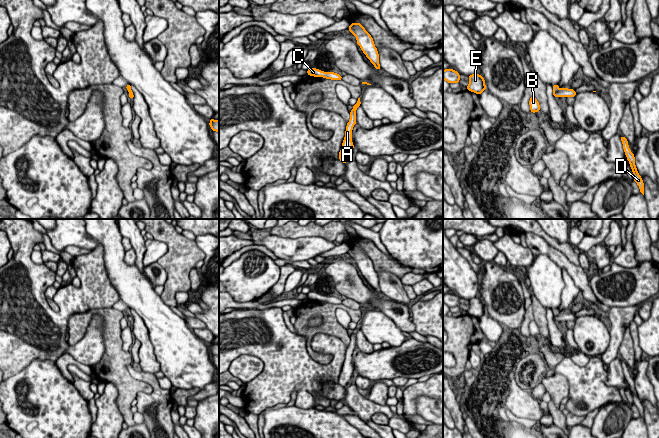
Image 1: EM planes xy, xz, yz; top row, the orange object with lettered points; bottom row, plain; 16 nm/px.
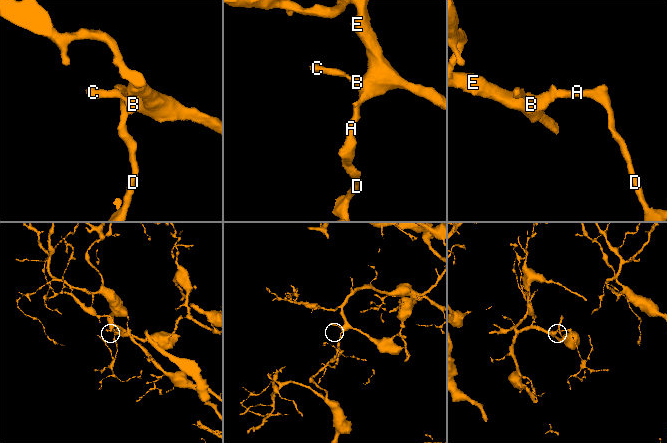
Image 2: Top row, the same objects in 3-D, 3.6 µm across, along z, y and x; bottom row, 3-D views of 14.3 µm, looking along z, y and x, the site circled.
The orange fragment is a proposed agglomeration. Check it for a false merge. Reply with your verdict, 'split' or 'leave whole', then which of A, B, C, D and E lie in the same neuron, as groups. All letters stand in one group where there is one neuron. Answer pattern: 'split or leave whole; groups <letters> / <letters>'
leave whole; groups A B C D E

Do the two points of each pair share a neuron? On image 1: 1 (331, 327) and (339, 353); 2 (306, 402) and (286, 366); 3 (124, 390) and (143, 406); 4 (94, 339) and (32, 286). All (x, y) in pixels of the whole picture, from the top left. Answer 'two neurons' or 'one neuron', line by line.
1: two neurons
2: two neurons
3: two neurons
4: one neuron

